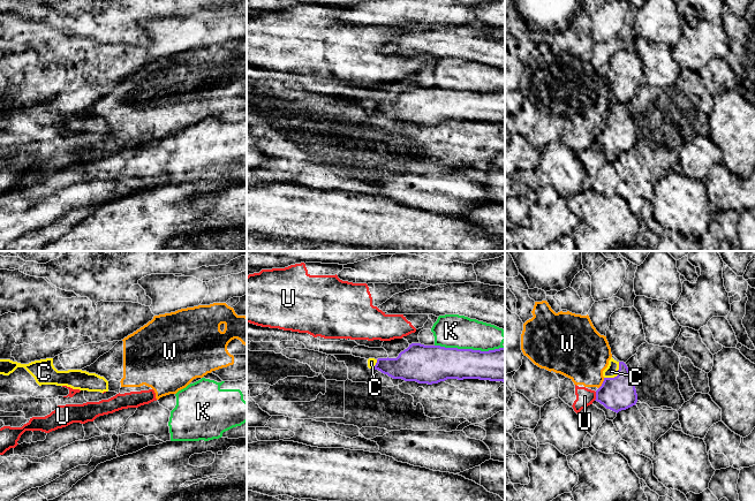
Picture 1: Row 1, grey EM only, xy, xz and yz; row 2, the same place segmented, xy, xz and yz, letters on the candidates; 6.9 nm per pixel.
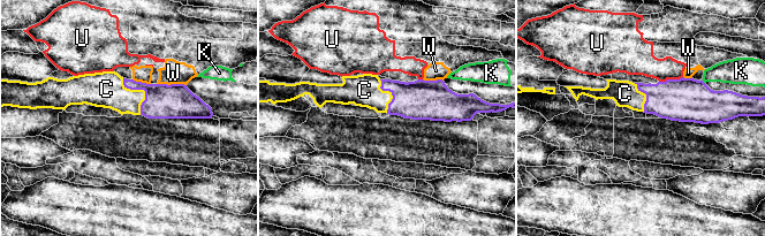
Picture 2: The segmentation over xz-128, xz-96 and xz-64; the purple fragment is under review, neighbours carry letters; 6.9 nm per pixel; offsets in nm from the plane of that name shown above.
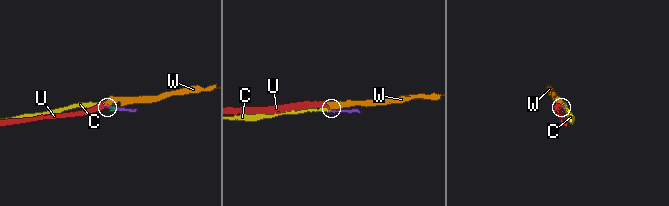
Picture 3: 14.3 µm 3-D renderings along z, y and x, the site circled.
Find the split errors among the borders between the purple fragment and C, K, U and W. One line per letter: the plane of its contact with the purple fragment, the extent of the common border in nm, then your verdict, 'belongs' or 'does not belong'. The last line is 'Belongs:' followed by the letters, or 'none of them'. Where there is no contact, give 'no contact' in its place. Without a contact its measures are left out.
C: meets purple in yz; contact 160 nm long; belongs
K: meets purple in xz; contact 480 nm long; does not belong
U: meets purple in yz; contact 70 nm long; does not belong
W: meets purple in yz; contact 90 nm long; does not belong
Belongs: C

